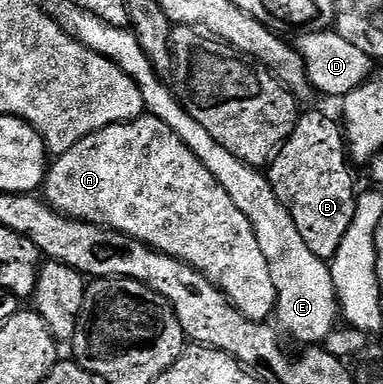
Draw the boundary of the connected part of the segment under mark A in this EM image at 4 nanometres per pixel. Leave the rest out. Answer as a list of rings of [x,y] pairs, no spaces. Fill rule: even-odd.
[[[143,113],[130,123],[108,125],[72,145],[72,149],[49,164],[45,191],[45,202],[55,211],[72,219],[95,223],[97,227],[109,227],[112,231],[131,235],[165,255],[192,265],[226,294],[241,315],[254,323],[269,320],[275,314],[276,285],[272,285],[268,261],[264,253],[260,253],[248,217],[232,205],[232,197],[222,193],[216,177],[204,169],[196,153],[192,153],[192,149],[188,149],[188,145],[184,145],[184,141],[180,141],[180,137],[176,137],[176,133],[172,133],[172,129],[155,115]]]

